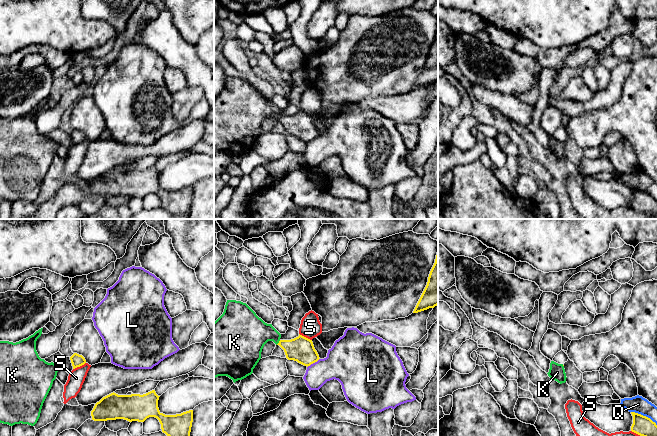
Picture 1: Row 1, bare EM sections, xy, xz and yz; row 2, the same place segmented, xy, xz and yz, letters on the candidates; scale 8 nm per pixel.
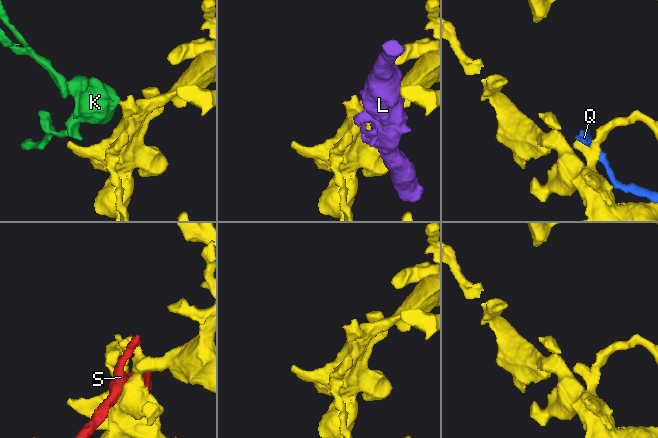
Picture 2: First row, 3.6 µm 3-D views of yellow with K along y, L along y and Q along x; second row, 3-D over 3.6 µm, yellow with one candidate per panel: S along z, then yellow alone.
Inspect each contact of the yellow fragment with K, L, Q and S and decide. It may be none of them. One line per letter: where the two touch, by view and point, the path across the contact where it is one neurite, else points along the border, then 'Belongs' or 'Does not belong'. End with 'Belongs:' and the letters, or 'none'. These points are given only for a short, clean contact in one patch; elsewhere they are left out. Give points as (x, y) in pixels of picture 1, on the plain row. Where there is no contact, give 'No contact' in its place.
K: Touches yellow at xz (279, 118). Path across: xz (301, 125), (294, 125), (279, 118), (271, 110), (249, 110). Belongs
L: Touches yellow at xz (313, 138). Does not belong
Q: Touches yellow at yz (644, 192). Does not belong
S: Touches yellow at xy (79, 142). Does not belong
Belongs: K

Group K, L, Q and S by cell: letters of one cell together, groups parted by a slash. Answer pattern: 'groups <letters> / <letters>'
groups K / L / Q / S

